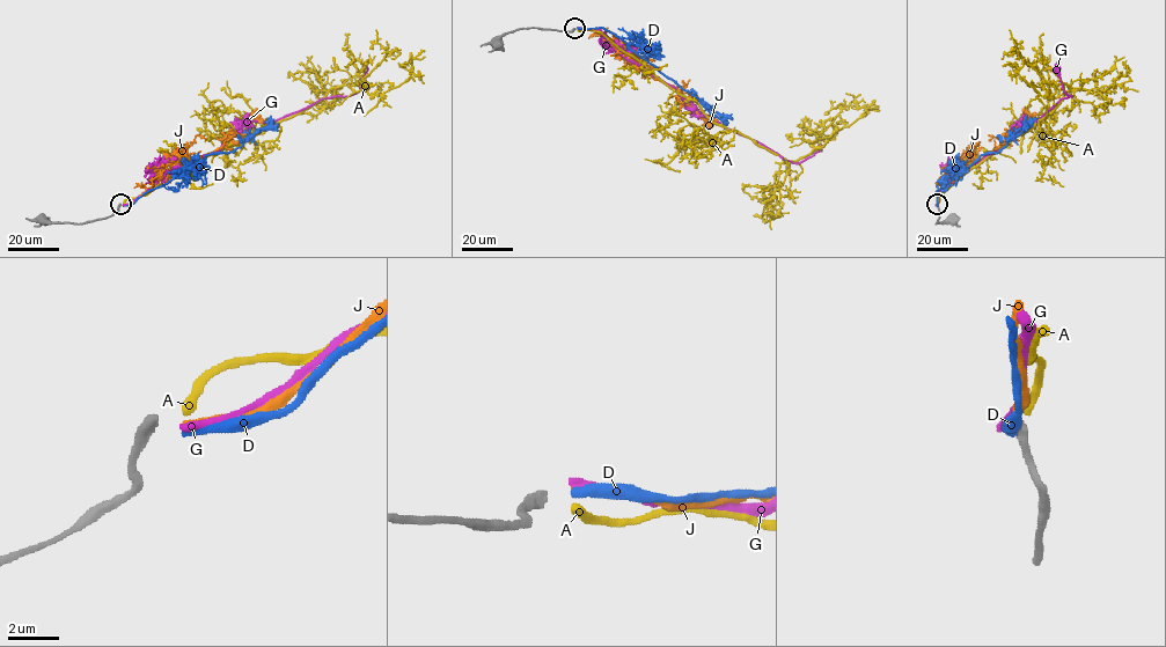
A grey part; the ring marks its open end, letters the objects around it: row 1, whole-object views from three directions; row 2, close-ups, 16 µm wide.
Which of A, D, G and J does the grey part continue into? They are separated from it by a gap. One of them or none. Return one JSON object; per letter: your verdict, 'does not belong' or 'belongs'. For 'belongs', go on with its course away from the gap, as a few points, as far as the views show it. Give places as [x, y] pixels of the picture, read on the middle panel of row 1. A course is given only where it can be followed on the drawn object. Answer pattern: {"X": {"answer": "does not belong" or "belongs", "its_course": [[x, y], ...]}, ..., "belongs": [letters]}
{"A": {"answer": "belongs", "its_course": [[577, 29], [601, 31], [713, 122], [784, 161], [821, 148], [865, 110], [866, 115], [879, 111]]}, "D": {"answer": "does not belong"}, "G": {"answer": "does not belong"}, "J": {"answer": "does not belong"}, "belongs": ["A"]}

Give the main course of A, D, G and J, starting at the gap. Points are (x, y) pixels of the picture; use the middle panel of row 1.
A: (577, 29), (601, 31), (713, 122), (784, 161), (821, 148), (865, 110), (866, 115), (879, 111)
D: (577, 28), (602, 28), (615, 34), (694, 95), (724, 122), (724, 129)
G: (577, 28), (599, 29), (623, 54), (670, 85), (694, 112), (758, 141), (786, 160), (799, 163), (819, 148)
J: (577, 28), (598, 29), (630, 61), (676, 88), (681, 97), (703, 118), (711, 116)

